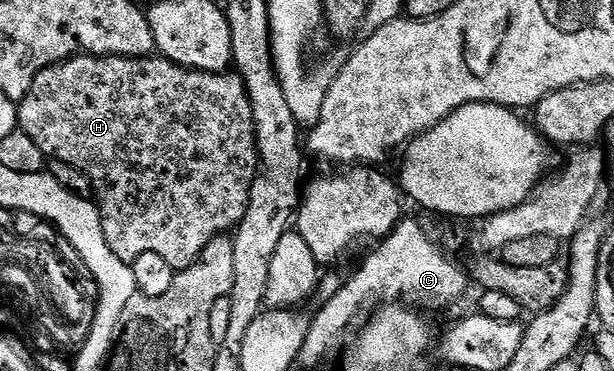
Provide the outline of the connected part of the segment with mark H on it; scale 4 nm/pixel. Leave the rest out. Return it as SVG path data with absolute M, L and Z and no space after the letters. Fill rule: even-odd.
M79 53L74 58L54 64L34 76L30 92L26 92L26 96L18 103L18 126L26 132L26 136L30 136L30 140L34 140L34 144L38 144L38 148L42 148L45 159L70 164L70 168L78 168L78 172L90 180L106 244L110 244L110 252L114 252L118 260L130 264L142 256L142 252L154 252L164 257L166 264L178 272L199 262L200 253L210 244L210 240L227 235L239 226L248 207L250 188L260 165L260 154L256 150L254 108L239 74L192 70L161 56L113 58Z

